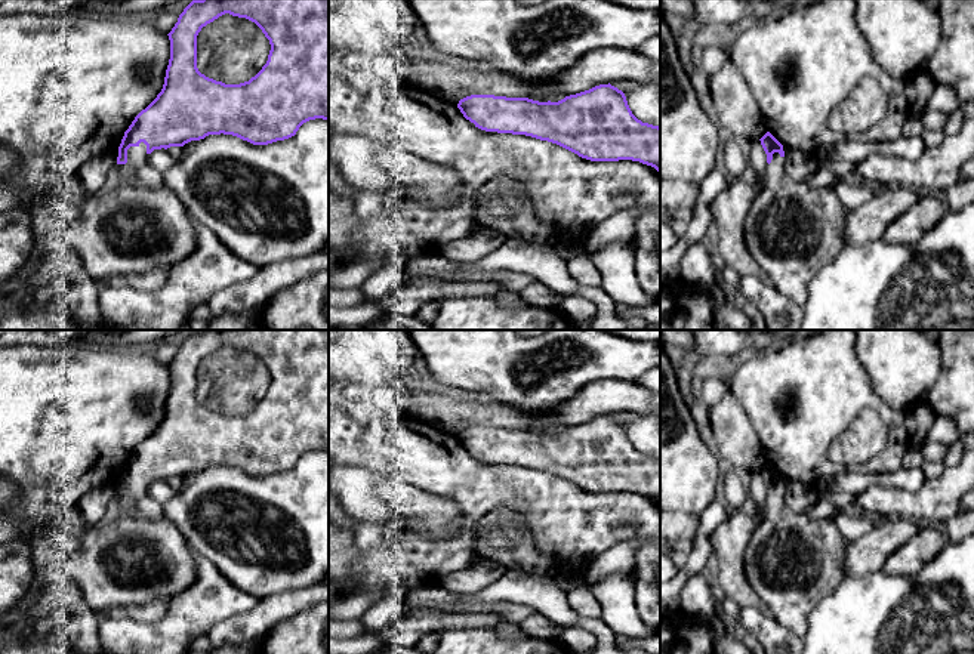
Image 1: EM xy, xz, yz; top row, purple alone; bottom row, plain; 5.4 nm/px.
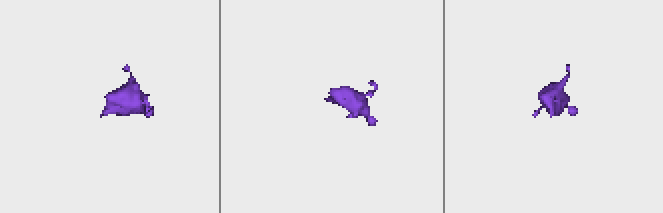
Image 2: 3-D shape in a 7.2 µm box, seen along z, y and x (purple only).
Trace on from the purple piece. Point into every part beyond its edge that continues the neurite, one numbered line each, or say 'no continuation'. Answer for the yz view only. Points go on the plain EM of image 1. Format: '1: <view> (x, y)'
1: yz (792, 563)

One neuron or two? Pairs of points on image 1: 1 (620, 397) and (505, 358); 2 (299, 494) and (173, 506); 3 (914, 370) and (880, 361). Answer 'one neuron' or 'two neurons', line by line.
1: two neurons
2: one neuron
3: one neuron

